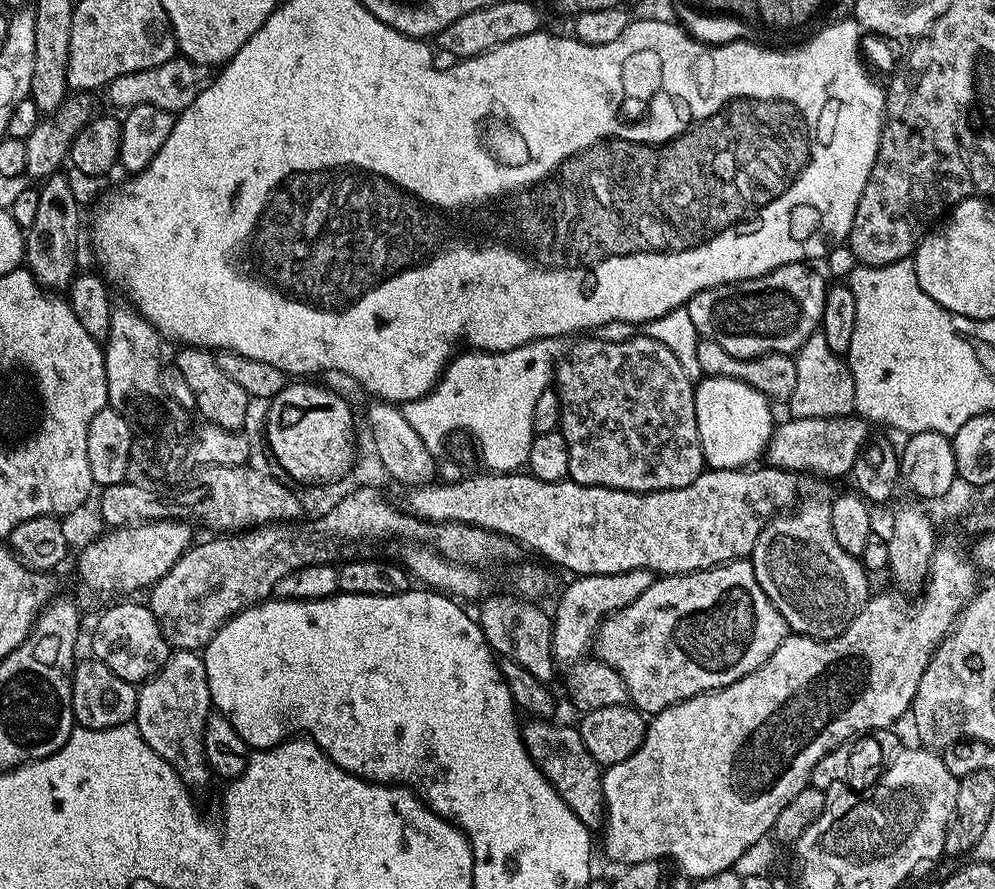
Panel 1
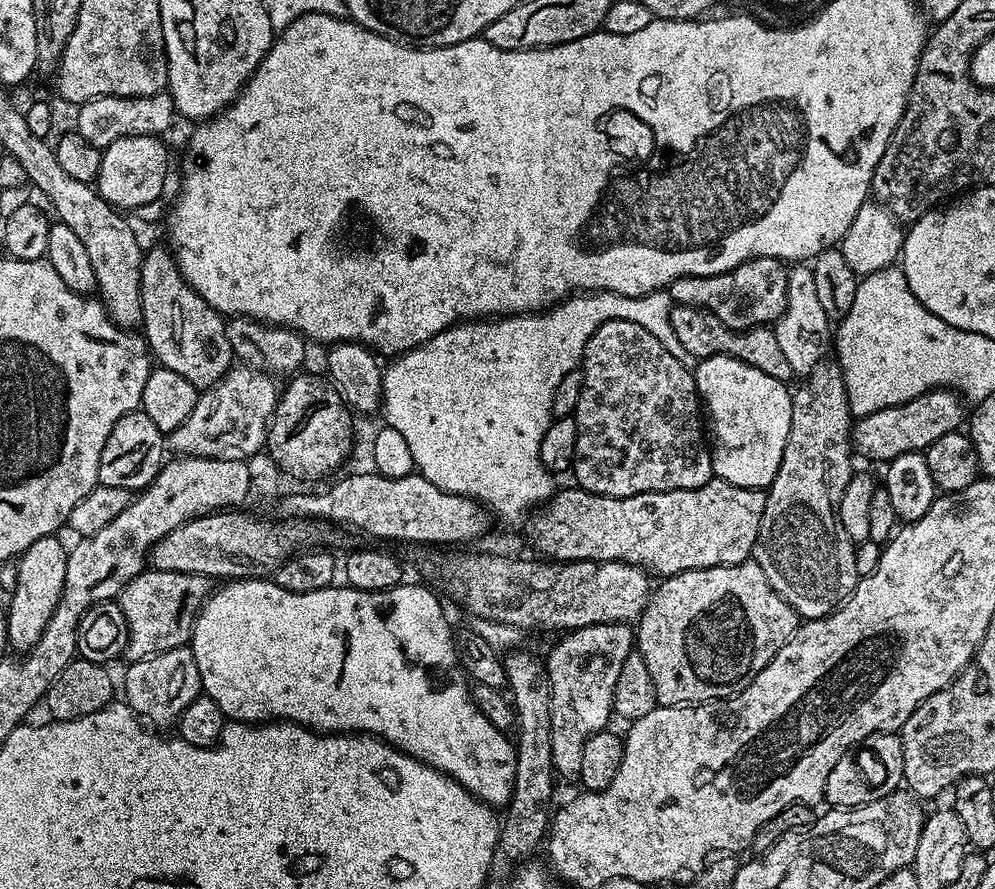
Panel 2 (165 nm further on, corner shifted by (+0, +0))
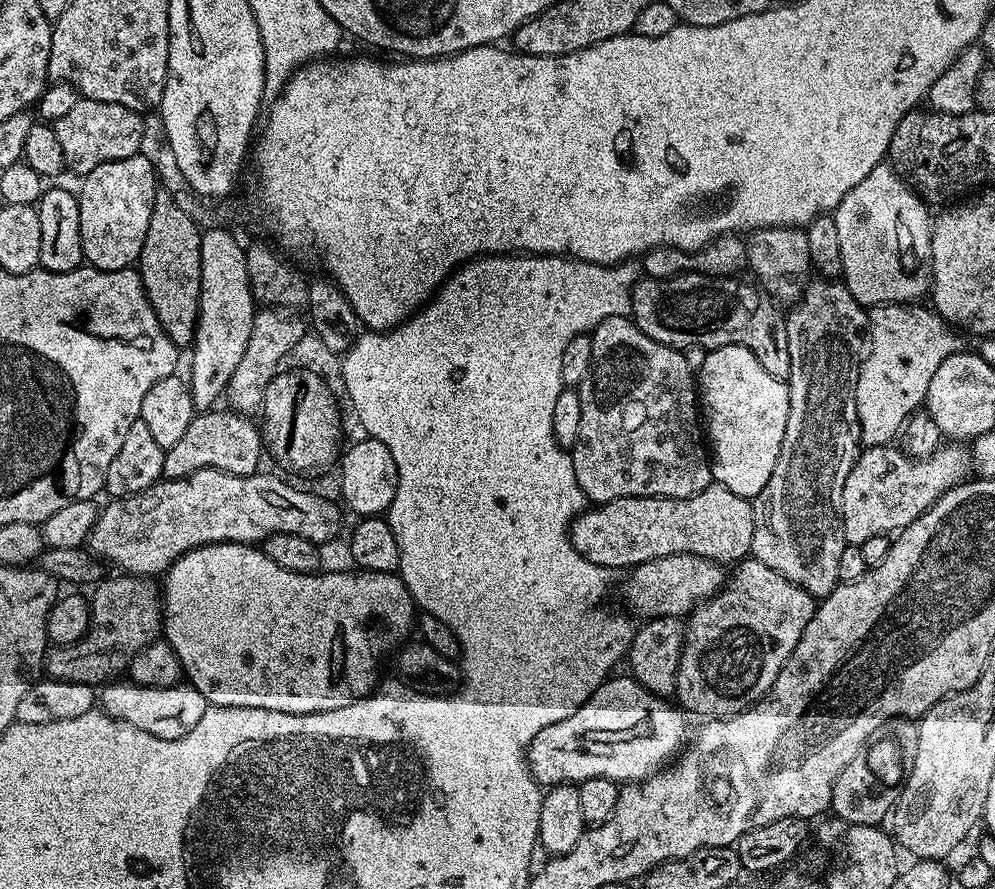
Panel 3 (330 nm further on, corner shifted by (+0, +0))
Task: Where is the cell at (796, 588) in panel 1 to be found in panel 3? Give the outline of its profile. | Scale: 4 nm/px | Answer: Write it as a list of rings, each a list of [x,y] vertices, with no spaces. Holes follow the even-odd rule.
[[[816,278],[809,283],[804,290],[804,295],[795,301],[794,307],[786,316],[786,334],[790,346],[790,374],[786,381],[788,385],[788,397],[790,398],[790,414],[786,418],[786,434],[782,438],[782,450],[778,454],[778,462],[774,462],[774,474],[770,474],[770,482],[752,500],[754,510],[754,538],[752,539],[751,555],[761,560],[770,570],[782,574],[794,586],[802,586],[813,598],[829,596],[836,585],[840,583],[838,578],[838,562],[842,559],[842,550],[846,547],[844,542],[844,527],[840,521],[840,507],[842,506],[842,486],[846,486],[846,478],[850,478],[850,470],[854,466],[858,455],[860,438],[860,419],[858,418],[858,406],[856,405],[856,387],[858,386],[858,374],[862,357],[866,352],[866,341],[870,336],[868,312],[865,305],[859,304],[850,294],[850,290],[843,282],[837,282],[832,278]]]

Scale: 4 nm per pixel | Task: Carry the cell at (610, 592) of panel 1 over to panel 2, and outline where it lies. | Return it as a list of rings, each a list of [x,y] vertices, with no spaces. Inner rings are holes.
[[[595,624],[585,628],[565,631],[564,636],[546,655],[546,671],[550,686],[550,750],[552,770],[564,780],[579,781],[582,770],[582,750],[595,732],[609,727],[608,719],[613,719],[612,703],[614,686],[618,684],[618,674],[622,674],[622,662],[634,651],[634,632],[627,624]]]

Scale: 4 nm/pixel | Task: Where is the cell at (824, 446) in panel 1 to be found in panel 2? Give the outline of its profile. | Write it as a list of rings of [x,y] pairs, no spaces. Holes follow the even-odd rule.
[[[935,388],[910,402],[878,410],[869,416],[861,416],[852,426],[852,447],[857,453],[872,460],[887,462],[898,458],[898,454],[924,452],[942,434],[957,431],[966,420],[965,401],[955,391]]]

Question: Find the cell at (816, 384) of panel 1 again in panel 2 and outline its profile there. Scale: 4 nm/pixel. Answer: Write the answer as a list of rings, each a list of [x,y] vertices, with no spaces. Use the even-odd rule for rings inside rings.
[[[800,262],[788,268],[786,282],[786,306],[774,325],[778,346],[790,361],[793,377],[804,378],[813,372],[830,352],[830,321],[826,310],[818,303],[818,286],[814,286],[814,274],[807,263]]]

